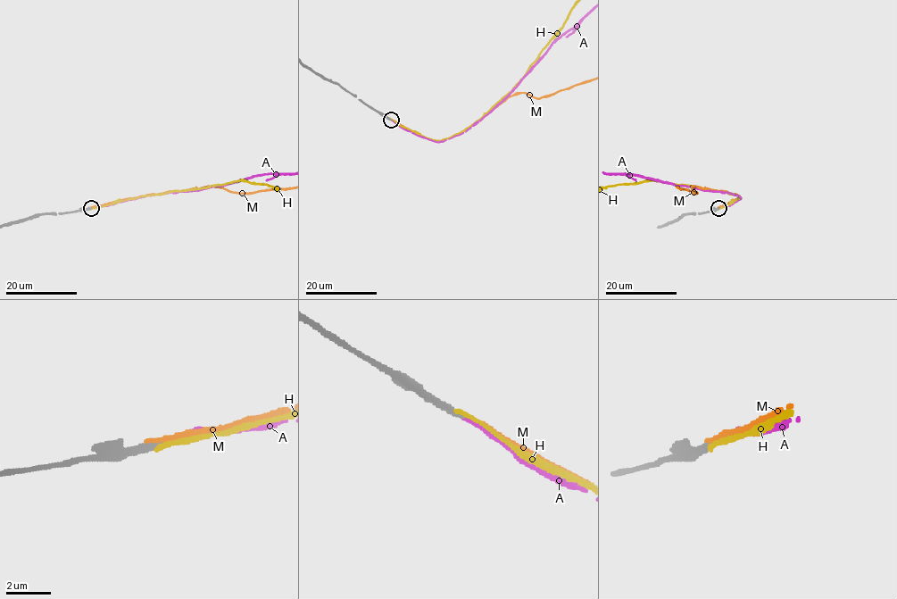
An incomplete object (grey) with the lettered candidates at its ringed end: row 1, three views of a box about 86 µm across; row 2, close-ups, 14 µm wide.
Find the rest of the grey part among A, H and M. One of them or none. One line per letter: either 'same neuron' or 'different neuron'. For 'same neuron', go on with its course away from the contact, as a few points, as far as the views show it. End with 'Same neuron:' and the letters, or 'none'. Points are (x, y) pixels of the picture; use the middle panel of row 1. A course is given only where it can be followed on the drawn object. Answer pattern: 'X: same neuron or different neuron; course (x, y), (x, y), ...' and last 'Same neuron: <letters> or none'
A: same neuron
H: different neuron
M: different neuron
Same neuron: A

